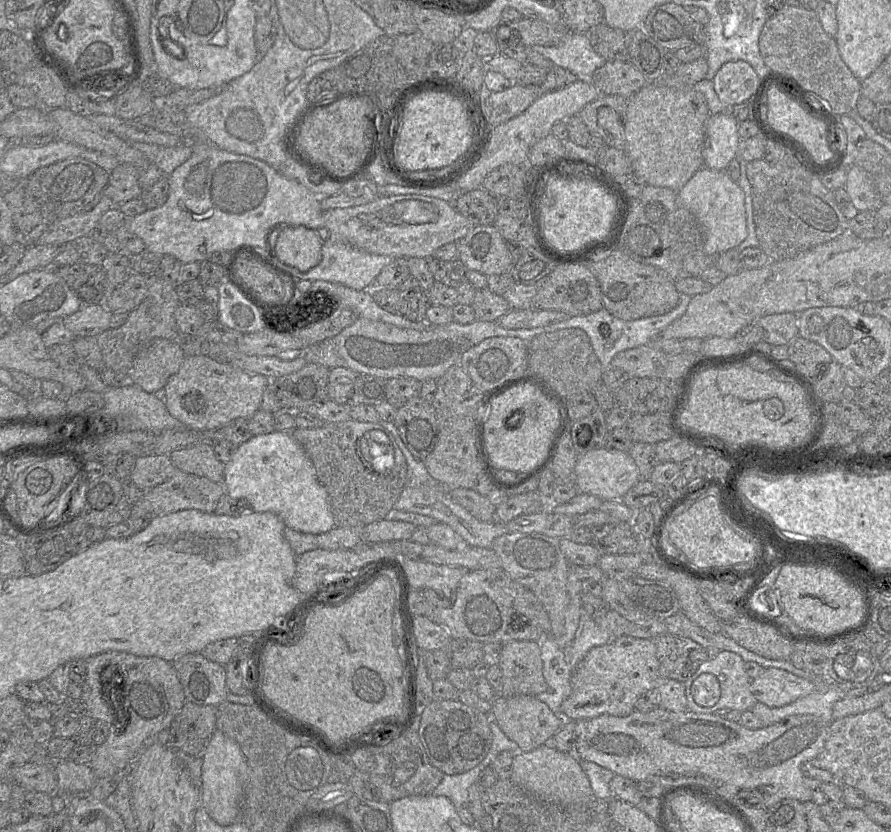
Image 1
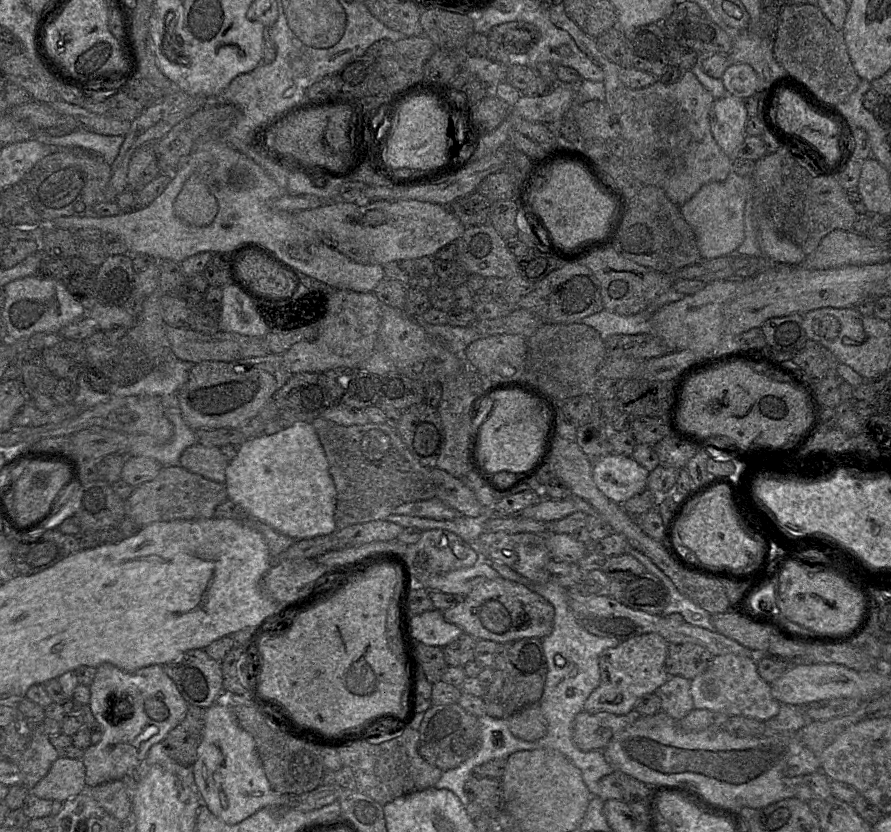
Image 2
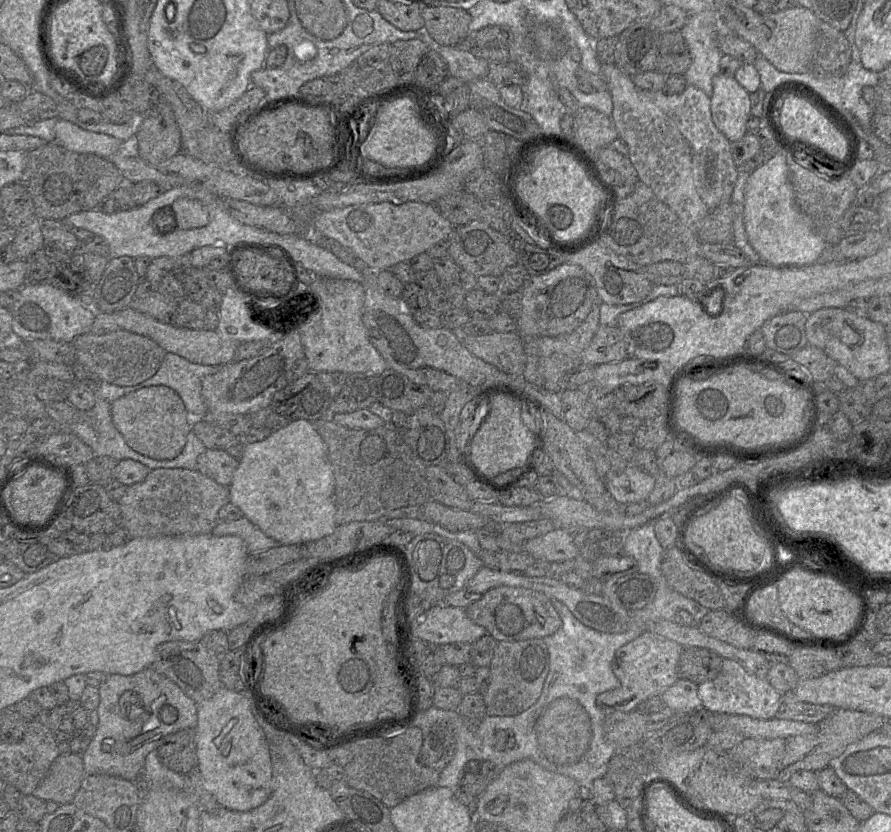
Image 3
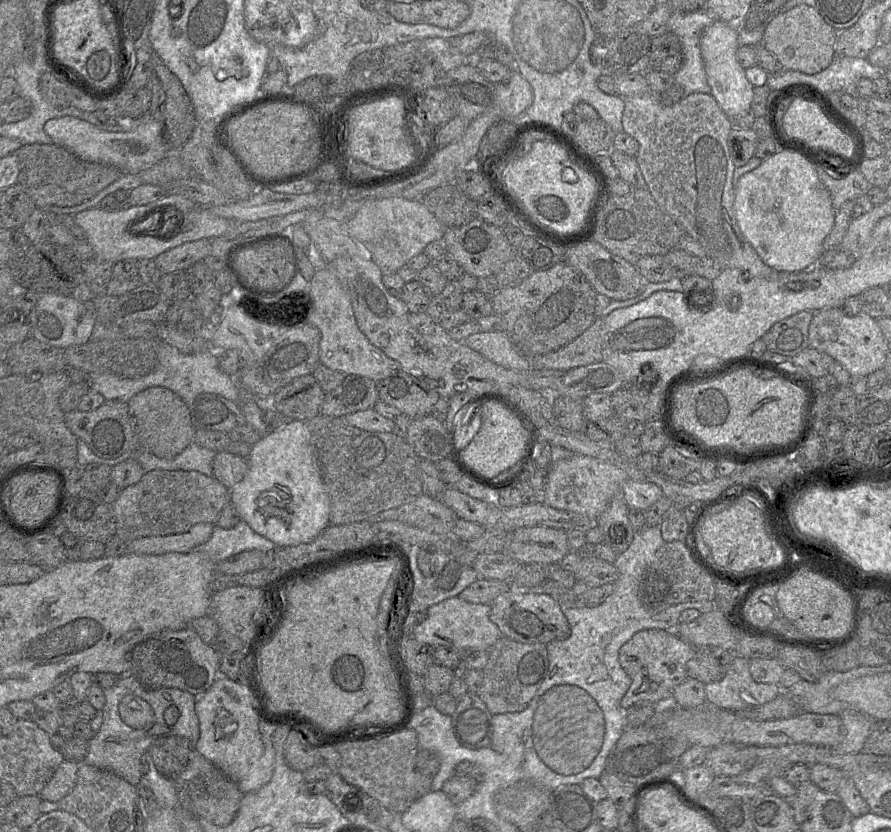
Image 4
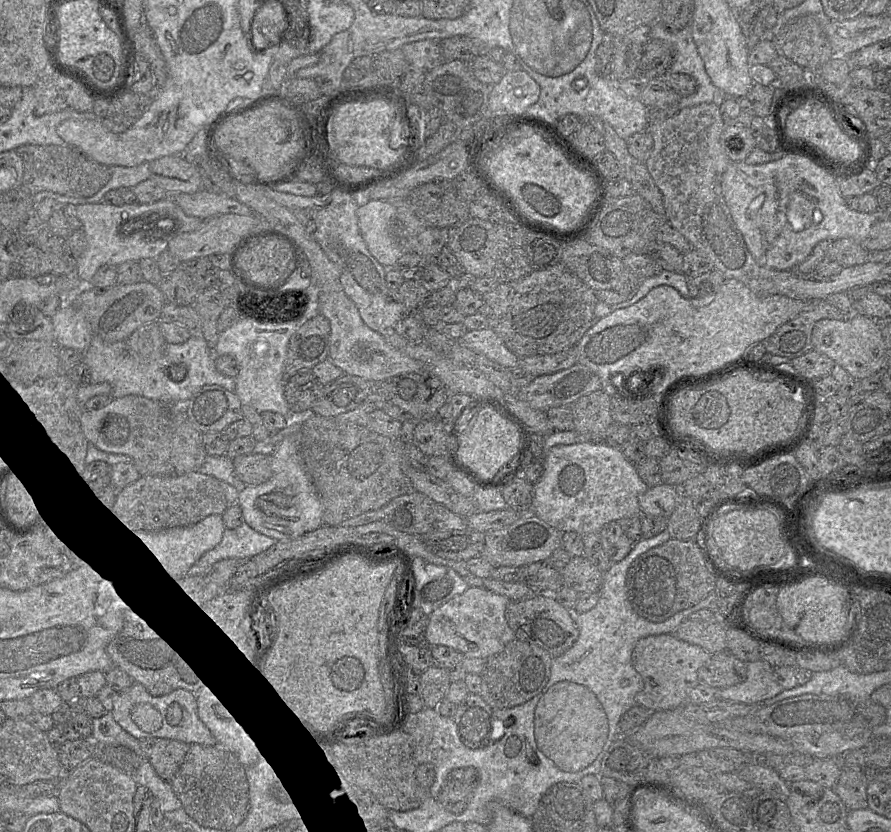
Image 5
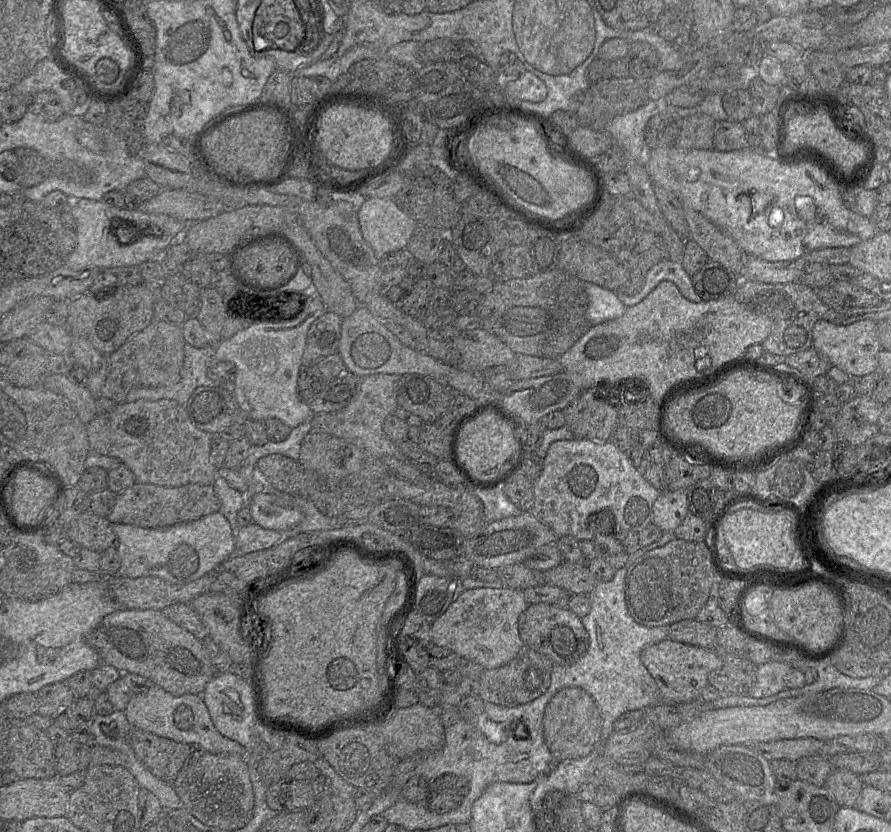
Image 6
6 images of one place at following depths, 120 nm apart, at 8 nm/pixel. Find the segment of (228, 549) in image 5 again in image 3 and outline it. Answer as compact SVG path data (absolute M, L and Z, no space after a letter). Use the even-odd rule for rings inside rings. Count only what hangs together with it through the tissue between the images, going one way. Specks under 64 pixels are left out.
M245 516L235 521L218 522L211 533L216 536L239 536L245 542L249 553L260 553L280 545L279 542L263 533Z

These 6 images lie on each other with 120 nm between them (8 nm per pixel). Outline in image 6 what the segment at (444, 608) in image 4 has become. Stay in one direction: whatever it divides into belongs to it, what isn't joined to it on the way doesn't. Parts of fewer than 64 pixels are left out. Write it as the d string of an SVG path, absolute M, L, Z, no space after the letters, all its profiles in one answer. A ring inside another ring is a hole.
M505 587L495 588L473 588L464 590L458 598L453 601L447 610L431 623L431 644L448 648L455 652L460 658L466 658L474 663L480 664L484 669L500 667L511 661L524 647L521 640L518 619L520 614L529 606L523 591Z

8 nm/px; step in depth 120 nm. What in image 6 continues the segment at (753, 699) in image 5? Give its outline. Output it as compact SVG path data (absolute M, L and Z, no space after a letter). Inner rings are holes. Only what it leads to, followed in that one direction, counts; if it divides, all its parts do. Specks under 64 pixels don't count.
M770 661L757 666L756 682L748 696L754 698L769 697L786 689L785 677L792 667L783 662Z

